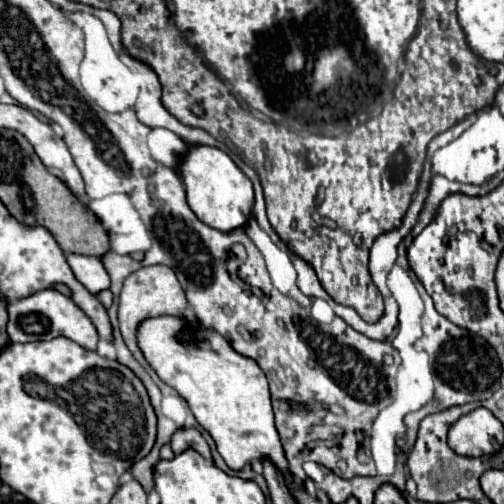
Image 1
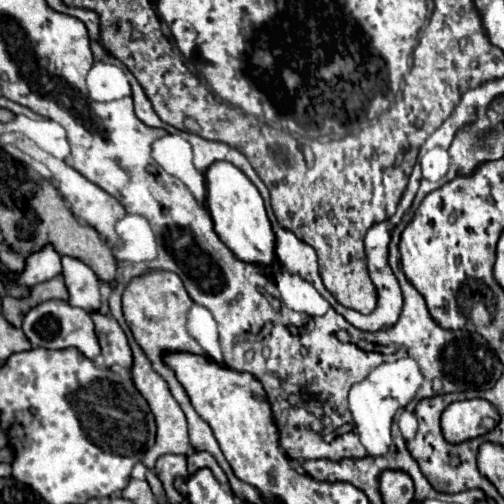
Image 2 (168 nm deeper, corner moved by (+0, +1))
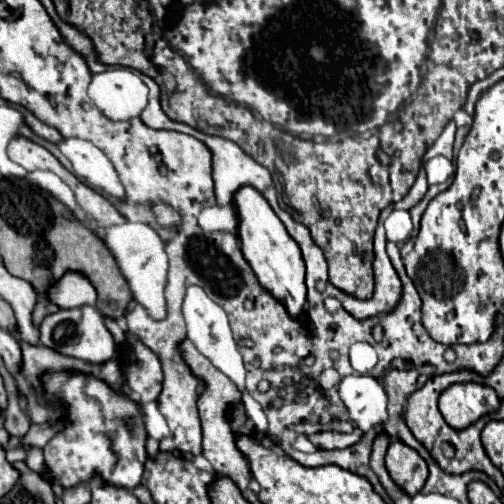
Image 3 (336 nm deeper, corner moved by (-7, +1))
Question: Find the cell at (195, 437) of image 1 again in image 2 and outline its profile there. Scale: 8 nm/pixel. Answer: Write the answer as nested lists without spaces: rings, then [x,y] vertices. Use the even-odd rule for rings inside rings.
[[[194,450],[194,452],[186,454],[186,458],[188,458],[188,472],[196,472],[196,468],[204,468],[206,466],[206,468],[212,470],[212,474],[216,476],[216,480],[220,480],[222,484],[228,484],[228,480],[224,480],[222,468],[218,466],[218,462],[214,460],[214,456],[210,452],[198,452],[198,450]]]

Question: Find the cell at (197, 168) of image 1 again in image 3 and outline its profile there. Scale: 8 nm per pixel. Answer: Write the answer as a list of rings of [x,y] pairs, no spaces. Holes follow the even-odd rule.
[[[251,186],[239,188],[235,194],[235,208],[239,214],[239,240],[241,250],[261,286],[279,300],[291,318],[305,320],[307,314],[307,286],[305,286],[305,260],[297,242],[287,234],[283,222],[271,210],[267,200]]]

